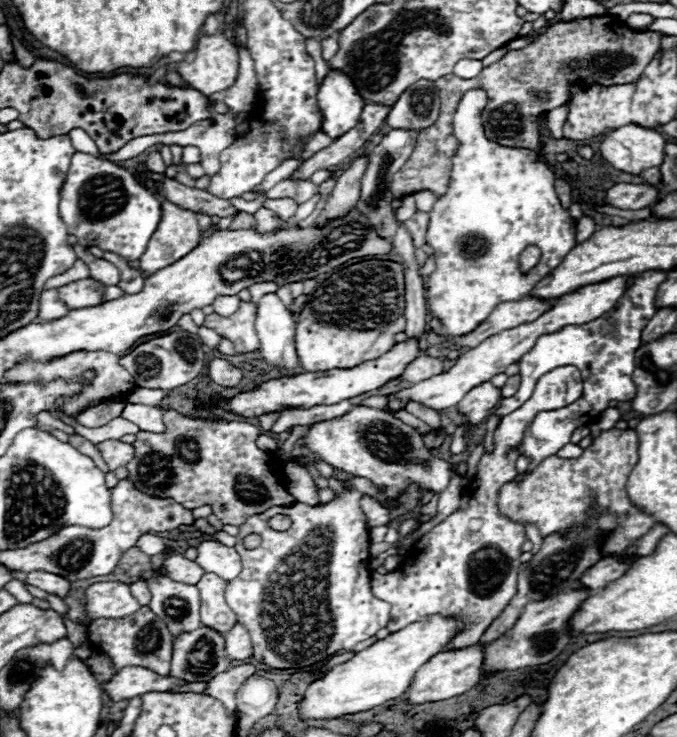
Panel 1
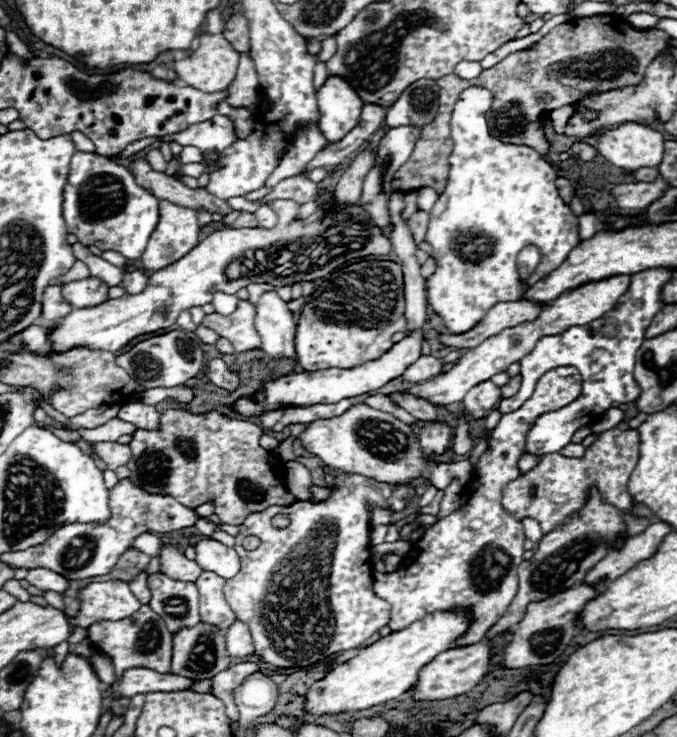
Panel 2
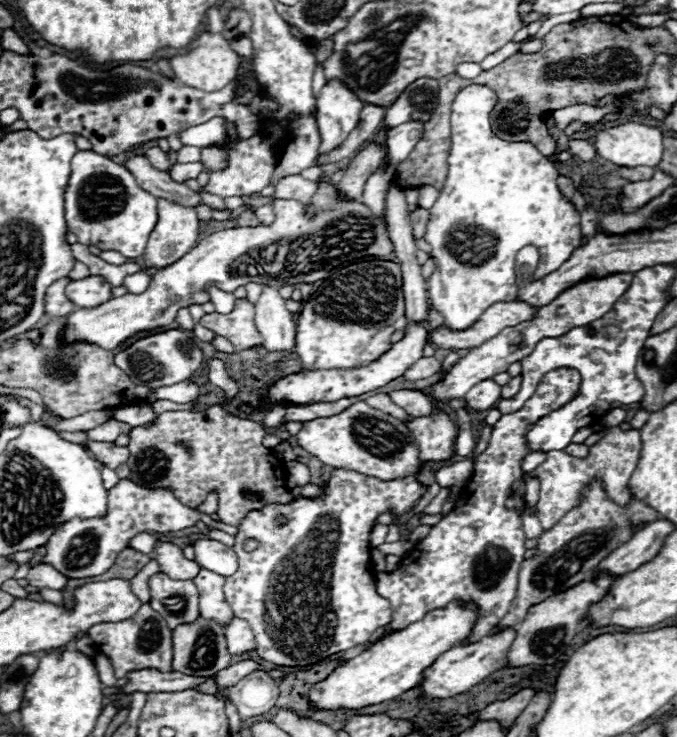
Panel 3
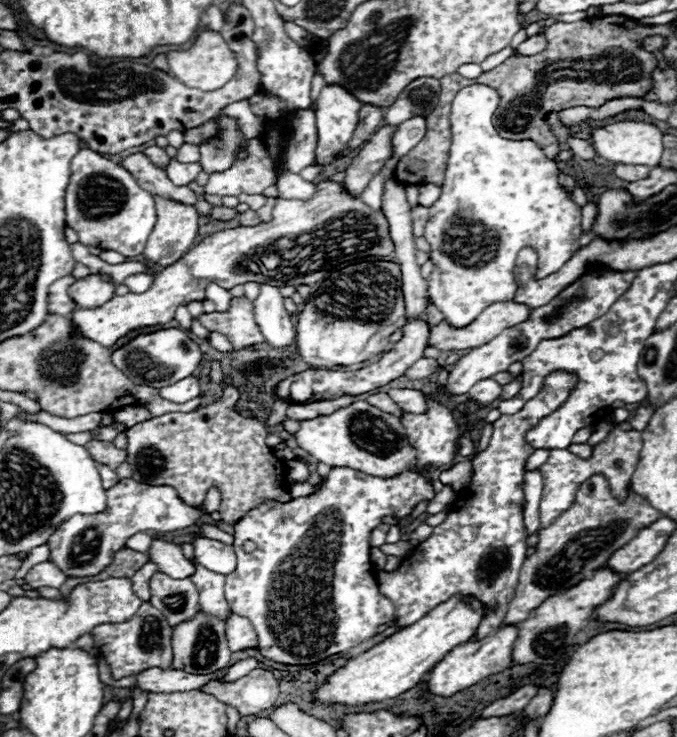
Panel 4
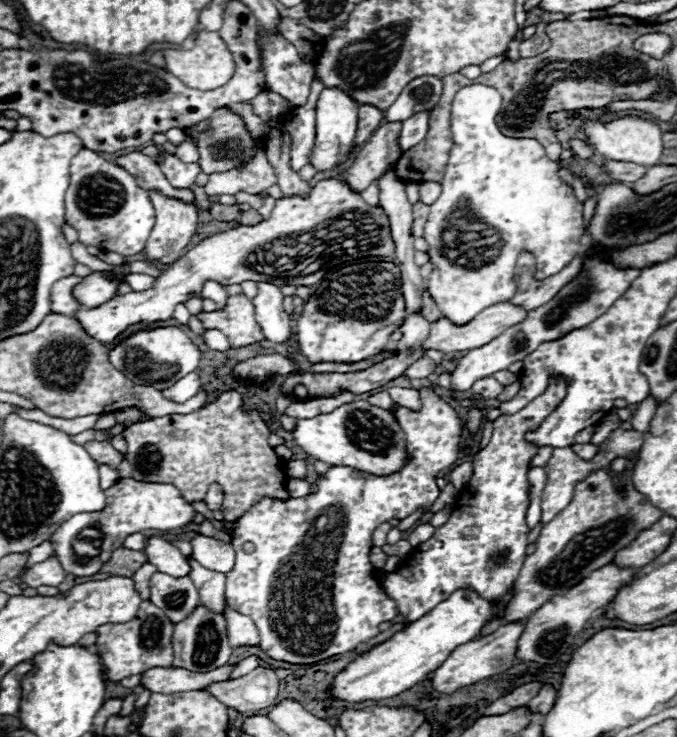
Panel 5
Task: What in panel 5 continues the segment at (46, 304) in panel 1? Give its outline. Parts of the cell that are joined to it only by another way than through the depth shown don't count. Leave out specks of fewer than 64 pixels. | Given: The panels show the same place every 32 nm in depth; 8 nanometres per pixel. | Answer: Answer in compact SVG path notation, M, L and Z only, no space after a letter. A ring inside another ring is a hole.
M68 276L68 278L62 278L60 282L56 282L52 286L52 292L50 292L50 312L54 314L64 314L64 316L74 316L74 312L80 308L80 304L74 300L72 296L72 288L80 282L82 278L78 276Z

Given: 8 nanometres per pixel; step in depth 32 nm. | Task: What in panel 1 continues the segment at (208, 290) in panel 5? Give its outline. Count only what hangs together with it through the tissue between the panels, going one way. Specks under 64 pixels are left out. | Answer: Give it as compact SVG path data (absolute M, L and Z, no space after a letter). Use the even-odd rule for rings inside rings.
M237 295L233 296L218 296L216 298L216 302L212 304L212 308L214 308L214 312L216 314L222 314L222 316L230 316L230 314L234 314L236 312L236 308L240 306L240 298Z

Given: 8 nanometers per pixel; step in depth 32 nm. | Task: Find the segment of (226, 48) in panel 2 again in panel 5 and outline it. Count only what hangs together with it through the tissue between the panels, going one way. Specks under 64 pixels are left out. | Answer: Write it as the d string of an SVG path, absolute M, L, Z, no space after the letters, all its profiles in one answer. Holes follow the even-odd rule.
M202 30L196 36L194 48L190 48L190 50L166 50L164 58L166 58L166 66L168 66L166 70L170 74L174 74L178 80L182 80L186 86L196 88L196 90L220 88L234 76L234 70L236 70L234 56L218 32Z

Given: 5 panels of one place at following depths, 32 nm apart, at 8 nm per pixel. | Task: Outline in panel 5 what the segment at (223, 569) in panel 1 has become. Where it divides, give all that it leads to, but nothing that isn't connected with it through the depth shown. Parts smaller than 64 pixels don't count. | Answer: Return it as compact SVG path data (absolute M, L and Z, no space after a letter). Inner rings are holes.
M196 534L190 540L190 544L192 544L192 558L200 562L204 568L224 572L224 574L234 568L236 554L232 544L224 544L222 540L208 538L202 534Z

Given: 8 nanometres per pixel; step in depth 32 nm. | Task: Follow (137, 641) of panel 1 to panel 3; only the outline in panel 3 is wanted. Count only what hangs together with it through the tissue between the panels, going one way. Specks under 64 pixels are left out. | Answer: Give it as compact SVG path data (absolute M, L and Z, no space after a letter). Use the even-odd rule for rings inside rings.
M142 604L140 610L124 620L124 622L100 622L88 630L88 636L96 644L98 652L102 652L114 668L116 678L122 678L130 670L142 670L142 668L156 668L160 672L168 672L172 664L172 632L168 630L168 624L156 610L150 608L150 604Z

